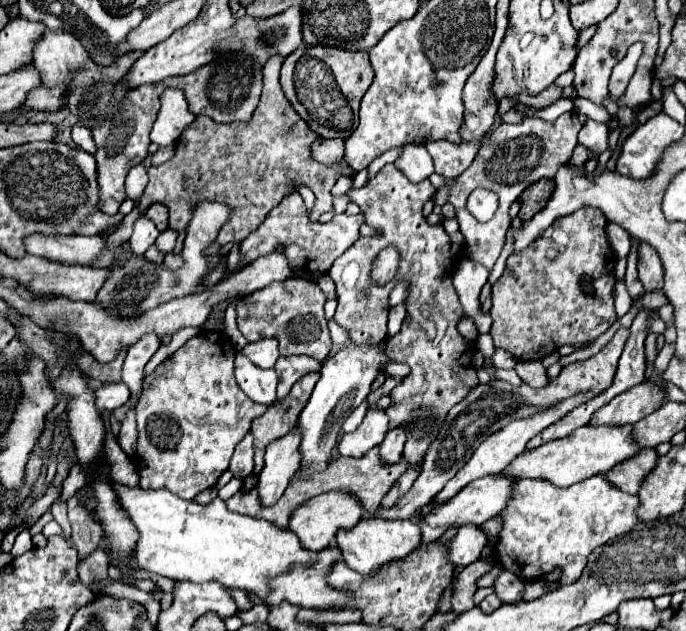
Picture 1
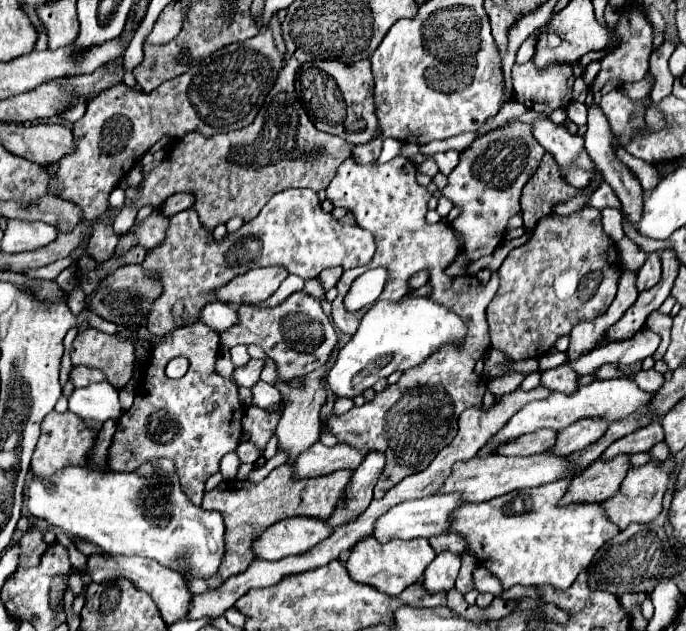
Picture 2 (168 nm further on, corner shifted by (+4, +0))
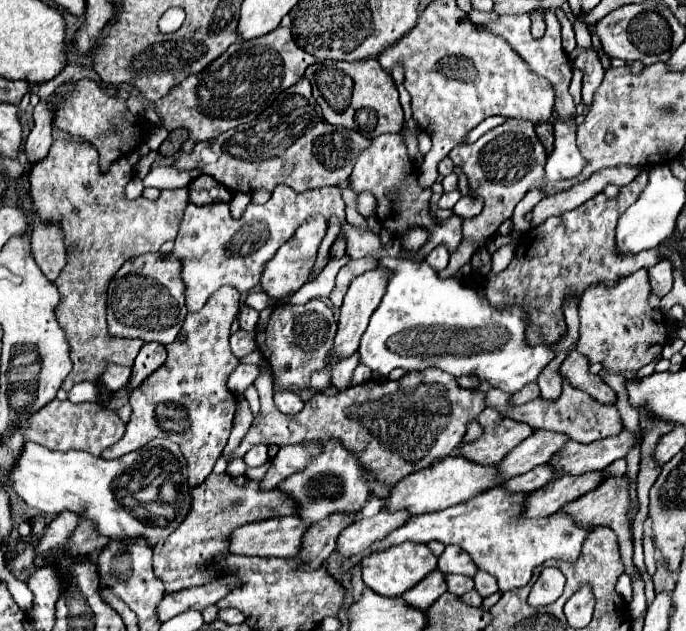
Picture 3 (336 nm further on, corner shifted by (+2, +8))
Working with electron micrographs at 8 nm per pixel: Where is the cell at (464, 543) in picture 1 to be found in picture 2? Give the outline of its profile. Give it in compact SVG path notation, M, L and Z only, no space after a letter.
M441 552L425 570L421 586L429 594L437 592L449 592L455 584L455 578L459 574L461 566L461 556L453 552Z

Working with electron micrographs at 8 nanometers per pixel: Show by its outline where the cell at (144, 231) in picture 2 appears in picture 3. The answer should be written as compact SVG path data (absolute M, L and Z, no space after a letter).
M53 140L47 158L43 158L43 162L35 162L29 170L35 208L43 220L59 220L67 234L67 266L55 280L61 292L57 320L71 344L73 362L73 370L61 386L67 392L77 382L97 382L107 360L121 366L133 366L143 342L109 336L103 294L109 280L125 260L143 252L157 252L161 244L177 236L183 210L189 204L187 188L161 190L161 196L155 202L149 202L147 198L125 200L123 188L131 180L131 174L133 166L127 158L119 158L119 162L111 164L107 174L101 174L95 146L81 140Z

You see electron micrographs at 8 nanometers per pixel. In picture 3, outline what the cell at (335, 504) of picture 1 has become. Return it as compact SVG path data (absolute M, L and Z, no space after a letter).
M297 516L269 518L247 524L231 534L229 552L263 558L291 558L299 554L299 542L303 542L305 528L309 528L309 522L303 522Z

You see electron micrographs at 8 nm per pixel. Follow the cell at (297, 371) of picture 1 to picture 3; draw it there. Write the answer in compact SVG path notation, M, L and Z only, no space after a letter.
M223 286L207 300L207 304L199 312L187 314L175 342L165 346L167 348L165 364L161 364L149 378L145 378L143 384L131 394L129 402L131 402L133 412L131 412L131 420L127 422L127 430L123 438L115 442L113 446L109 446L107 450L103 450L101 458L115 460L123 454L129 454L145 446L153 438L169 438L181 446L181 452L187 458L191 486L199 486L211 474L217 458L221 456L227 444L227 438L233 428L233 416L237 410L237 396L231 394L231 390L227 390L227 378L239 366L239 360L229 350L229 328L237 316L239 298L241 294L235 288Z

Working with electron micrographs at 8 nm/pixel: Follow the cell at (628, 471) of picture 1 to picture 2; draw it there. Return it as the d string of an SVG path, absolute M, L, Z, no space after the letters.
M617 456L611 462L603 462L601 458L593 462L593 466L585 468L579 476L569 482L565 496L559 500L559 506L567 504L595 504L611 498L625 474L629 472L629 456Z

